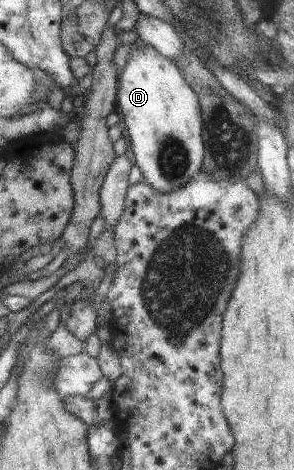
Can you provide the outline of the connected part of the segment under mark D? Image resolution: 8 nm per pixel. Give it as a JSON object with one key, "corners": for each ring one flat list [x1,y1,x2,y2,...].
{"corners":[[137,39,127,65,117,82,116,110,127,125,142,180,157,193,171,193,185,187,202,170,204,143,202,111,197,94,172,59]]}

